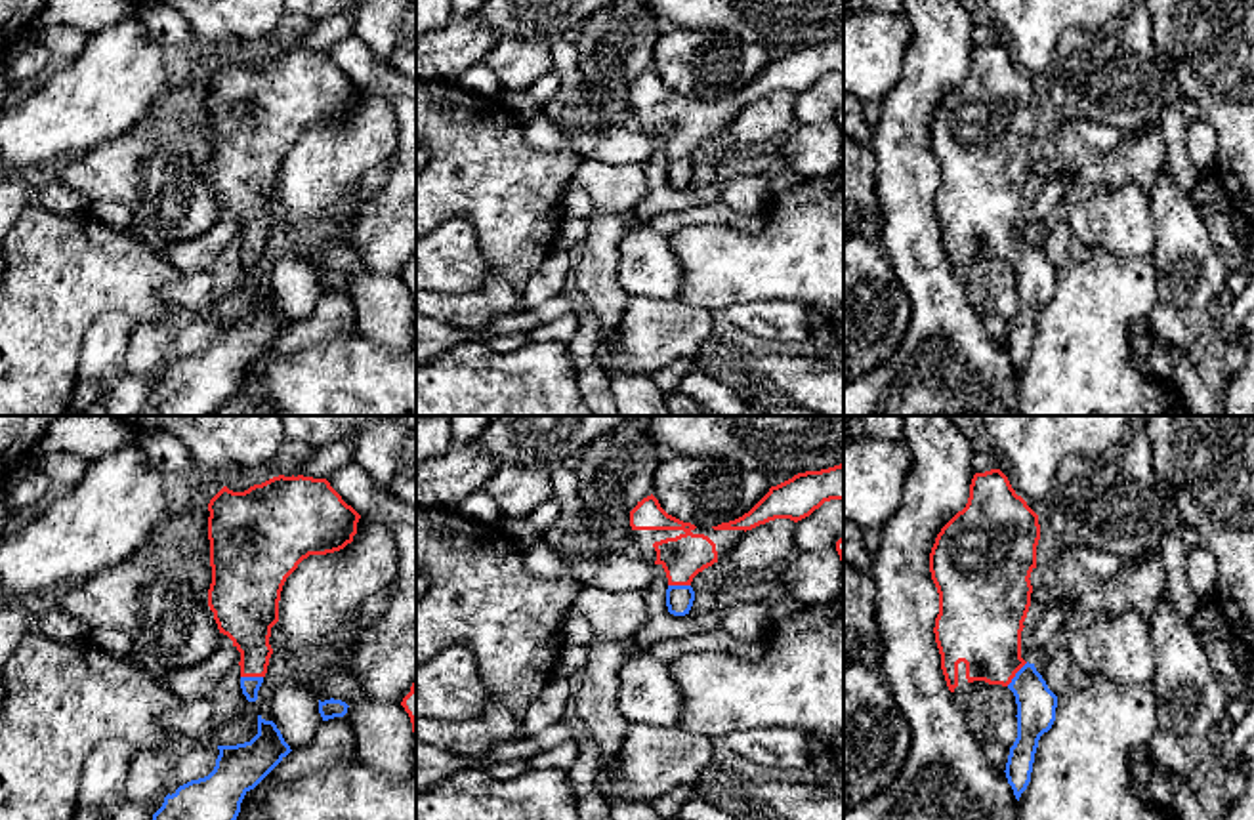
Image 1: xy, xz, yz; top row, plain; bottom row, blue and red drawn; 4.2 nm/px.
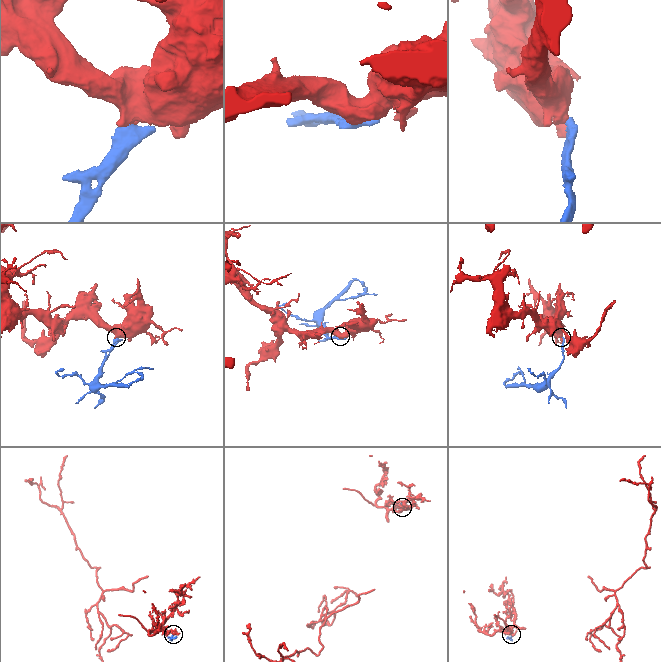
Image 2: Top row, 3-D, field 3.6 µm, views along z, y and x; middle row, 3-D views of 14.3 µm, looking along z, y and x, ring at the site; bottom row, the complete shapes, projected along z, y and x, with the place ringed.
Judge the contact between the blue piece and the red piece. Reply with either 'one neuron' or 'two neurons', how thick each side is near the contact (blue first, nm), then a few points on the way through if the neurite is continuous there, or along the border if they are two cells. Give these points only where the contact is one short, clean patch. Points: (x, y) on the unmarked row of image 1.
one neuron | 160/340 nm | across yz (1037, 277), (1029, 260), (1016, 246), (991, 222), (982, 199)

